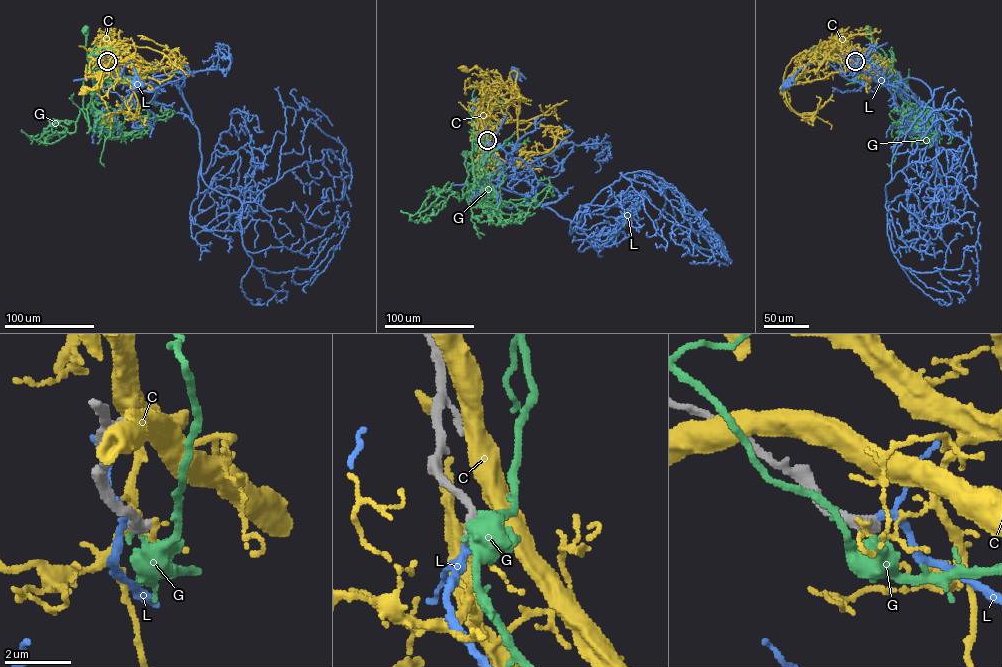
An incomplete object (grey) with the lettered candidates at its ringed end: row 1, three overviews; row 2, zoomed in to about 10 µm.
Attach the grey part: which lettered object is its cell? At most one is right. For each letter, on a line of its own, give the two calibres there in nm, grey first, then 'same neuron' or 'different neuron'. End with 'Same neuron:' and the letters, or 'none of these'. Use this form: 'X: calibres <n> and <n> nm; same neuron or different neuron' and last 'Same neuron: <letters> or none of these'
C: calibres 480 and 110 nm; different neuron
G: calibres 460 and 160 nm; different neuron
L: calibres 460 and 180 nm; same neuron
Same neuron: L

